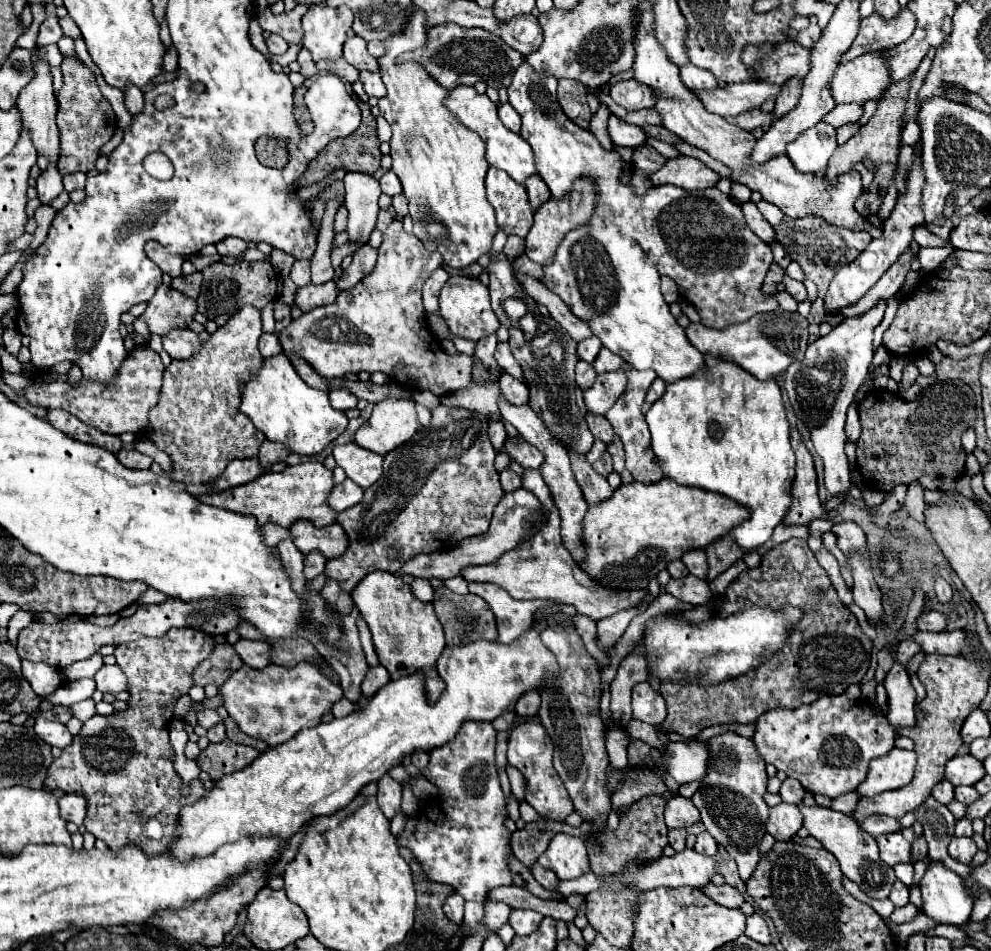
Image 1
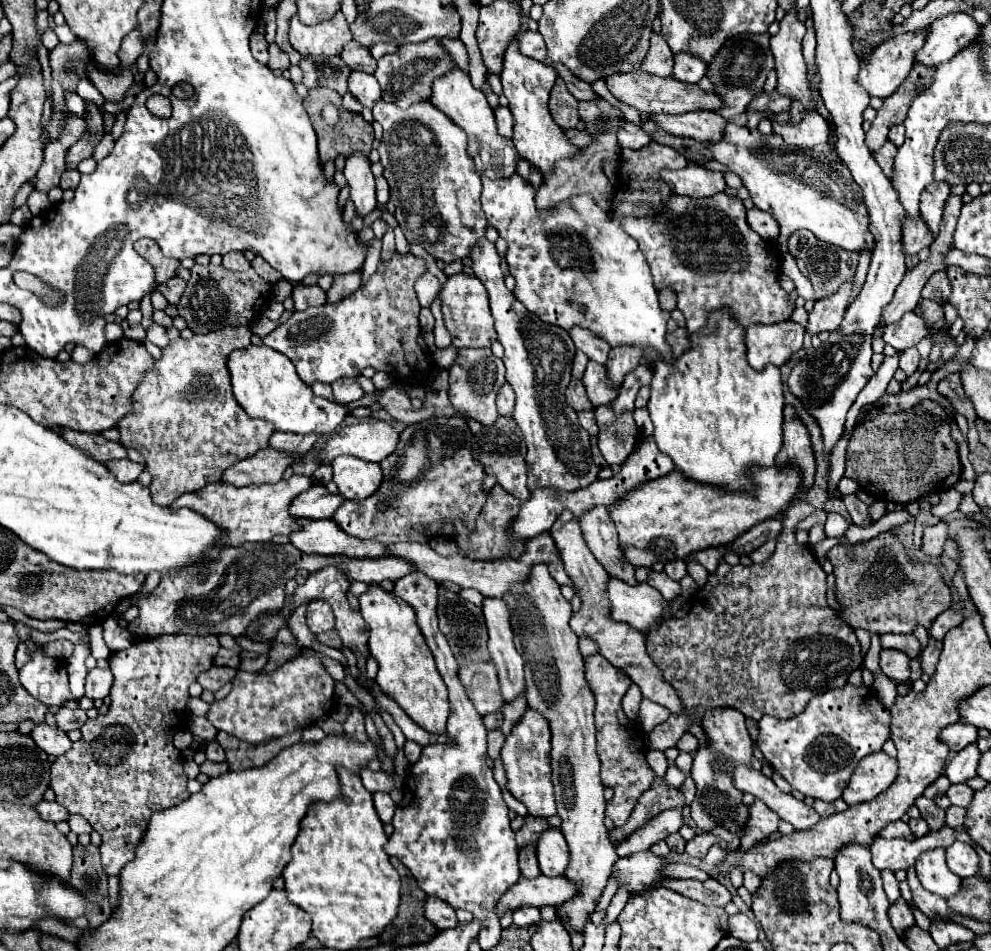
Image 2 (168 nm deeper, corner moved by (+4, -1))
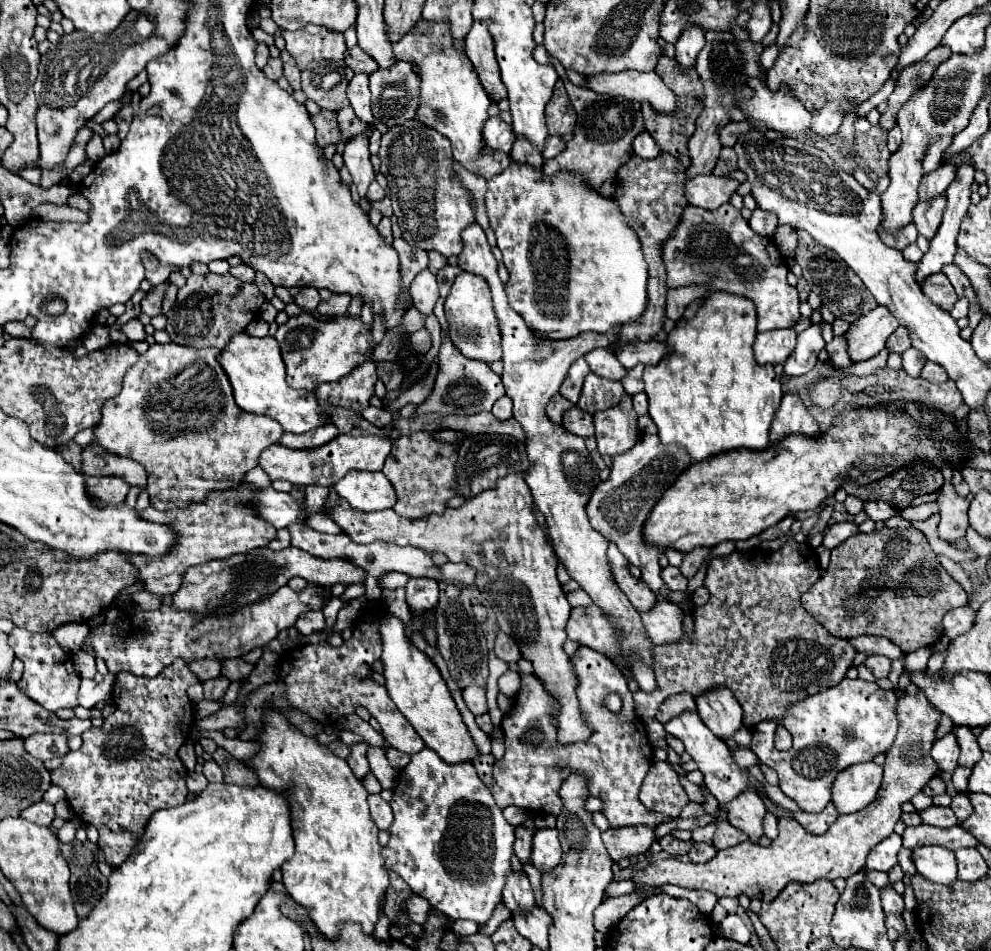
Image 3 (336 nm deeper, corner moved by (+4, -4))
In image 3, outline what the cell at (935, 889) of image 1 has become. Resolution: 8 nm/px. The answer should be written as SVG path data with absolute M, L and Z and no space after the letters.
M926 845L926 847L914 849L912 859L918 873L932 883L950 885L956 881L956 861L952 851Z

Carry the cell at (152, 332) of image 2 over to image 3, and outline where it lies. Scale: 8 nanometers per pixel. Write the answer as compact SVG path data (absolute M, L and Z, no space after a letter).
M132 319L132 321L128 321L126 325L122 325L122 331L126 333L126 337L128 337L130 341L142 341L142 339L146 339L144 325L142 325L138 319Z

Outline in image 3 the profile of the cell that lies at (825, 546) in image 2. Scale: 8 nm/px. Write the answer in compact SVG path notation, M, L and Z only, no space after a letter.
M934 501L934 503L924 503L924 505L920 505L920 507L908 507L908 509L904 509L900 515L904 517L904 519L908 519L908 521L926 521L932 513L936 513L938 511L938 503Z

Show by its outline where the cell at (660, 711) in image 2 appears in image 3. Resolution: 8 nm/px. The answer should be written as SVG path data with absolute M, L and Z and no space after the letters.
M686 695L668 697L668 699L662 703L656 719L664 725L664 723L668 723L672 717L676 717L676 713L680 713L682 709L696 709L694 699L692 699L692 697L686 697Z

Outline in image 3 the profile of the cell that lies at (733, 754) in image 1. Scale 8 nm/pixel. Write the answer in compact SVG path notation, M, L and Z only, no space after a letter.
M718 689L718 693L704 693L696 699L702 721L722 739L732 739L742 727L742 707L730 693L730 689Z

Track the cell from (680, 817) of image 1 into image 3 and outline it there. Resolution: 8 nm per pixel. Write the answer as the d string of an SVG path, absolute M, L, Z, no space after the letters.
M636 825L636 827L620 827L620 829L608 829L602 833L602 841L608 849L608 855L614 861L620 861L622 857L642 855L650 849L652 843L658 841L656 829L650 825Z

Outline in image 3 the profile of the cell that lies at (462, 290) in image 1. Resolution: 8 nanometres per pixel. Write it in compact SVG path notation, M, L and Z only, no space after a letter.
M462 271L450 289L444 309L446 309L446 319L450 325L450 339L458 347L458 351L462 351L464 357L472 357L486 363L502 359L500 329L494 315L494 307L492 307L490 287L486 285L482 277Z

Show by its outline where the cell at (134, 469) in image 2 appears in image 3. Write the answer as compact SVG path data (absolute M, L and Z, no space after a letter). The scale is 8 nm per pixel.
M86 475L86 485L90 489L92 497L98 497L98 501L102 501L102 505L110 505L110 503L120 503L126 499L130 485L122 479L122 477L110 477L110 475Z

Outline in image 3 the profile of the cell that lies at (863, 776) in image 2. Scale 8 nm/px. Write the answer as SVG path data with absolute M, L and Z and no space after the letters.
M874 761L852 765L836 777L832 789L832 803L838 813L854 813L876 799L882 785L882 767Z

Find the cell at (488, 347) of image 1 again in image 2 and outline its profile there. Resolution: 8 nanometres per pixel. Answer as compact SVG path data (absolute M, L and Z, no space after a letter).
M458 348L458 358L448 368L448 372L450 372L448 398L450 398L452 406L460 412L470 414L474 420L478 420L482 424L492 424L498 418L494 400L496 400L496 394L498 394L500 386L506 382L504 362L500 358L496 358L490 352L490 348L478 348L478 350Z

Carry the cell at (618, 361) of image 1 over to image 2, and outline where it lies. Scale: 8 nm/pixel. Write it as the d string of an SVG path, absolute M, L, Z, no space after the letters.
M588 362L582 384L586 386L586 394L594 408L602 406L602 404L610 404L614 398L618 398L618 390L612 390L612 382L602 364Z

